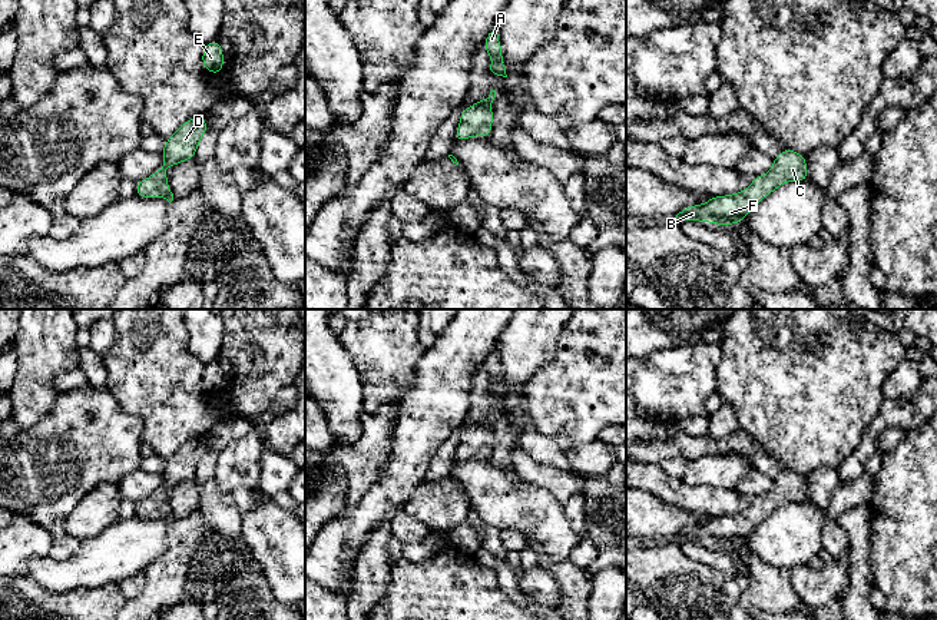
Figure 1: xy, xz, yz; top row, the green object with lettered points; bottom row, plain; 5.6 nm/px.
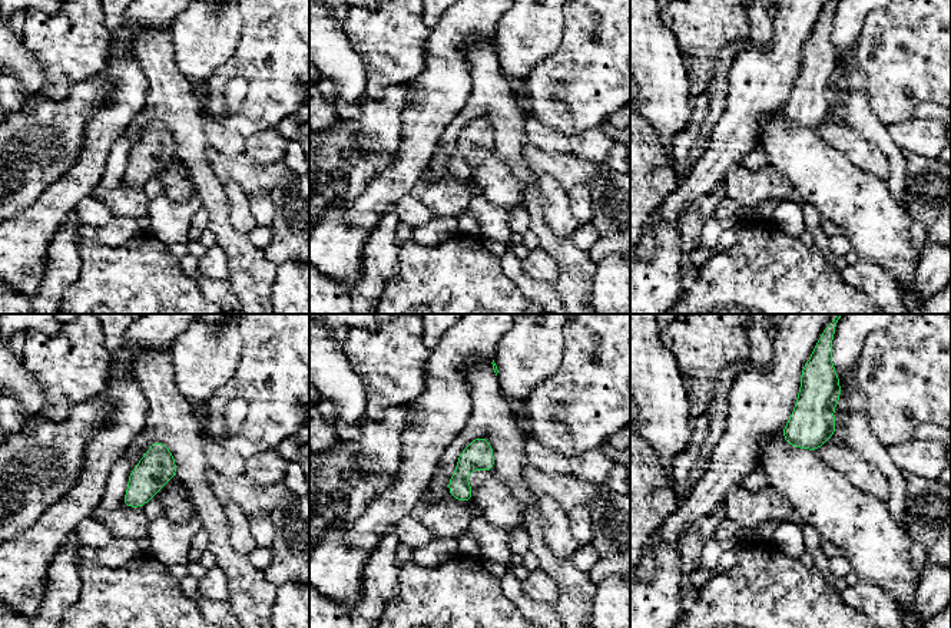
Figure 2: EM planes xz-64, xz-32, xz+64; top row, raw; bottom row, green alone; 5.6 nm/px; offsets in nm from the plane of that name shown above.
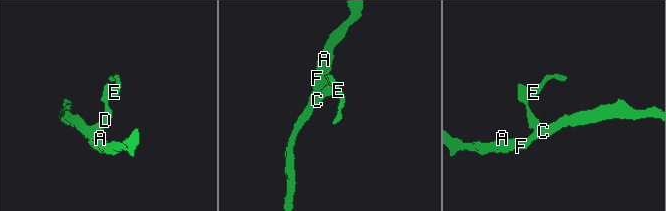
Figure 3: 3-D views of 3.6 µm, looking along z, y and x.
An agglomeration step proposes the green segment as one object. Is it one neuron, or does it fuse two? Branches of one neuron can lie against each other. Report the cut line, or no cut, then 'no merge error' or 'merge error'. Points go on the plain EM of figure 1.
no cut; no merge error

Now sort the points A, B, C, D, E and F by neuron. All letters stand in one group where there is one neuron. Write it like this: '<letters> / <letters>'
A B C D E F

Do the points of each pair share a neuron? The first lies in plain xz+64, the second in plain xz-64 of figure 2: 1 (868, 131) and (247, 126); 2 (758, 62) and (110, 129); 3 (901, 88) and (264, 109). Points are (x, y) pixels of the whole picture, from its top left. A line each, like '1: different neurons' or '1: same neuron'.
1: different neurons
2: same neuron
3: same neuron

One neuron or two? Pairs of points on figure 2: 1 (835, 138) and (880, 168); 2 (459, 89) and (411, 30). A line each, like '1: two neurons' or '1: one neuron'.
1: one neuron
2: two neurons

